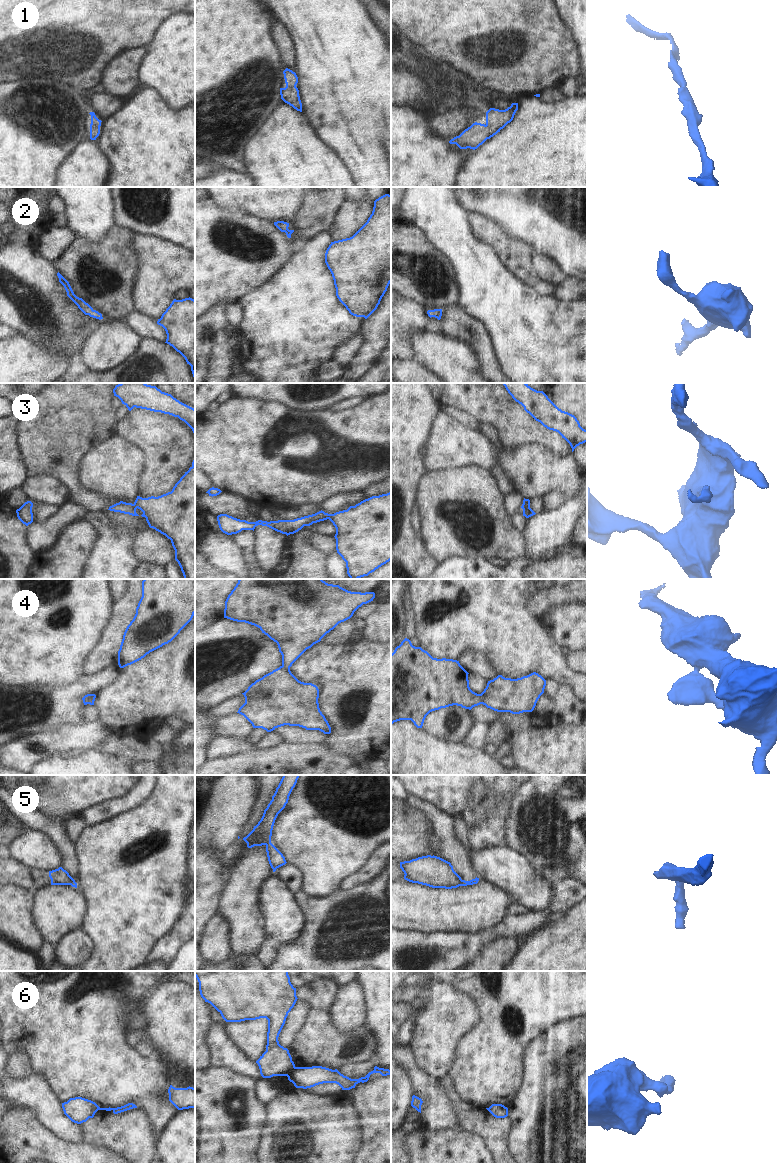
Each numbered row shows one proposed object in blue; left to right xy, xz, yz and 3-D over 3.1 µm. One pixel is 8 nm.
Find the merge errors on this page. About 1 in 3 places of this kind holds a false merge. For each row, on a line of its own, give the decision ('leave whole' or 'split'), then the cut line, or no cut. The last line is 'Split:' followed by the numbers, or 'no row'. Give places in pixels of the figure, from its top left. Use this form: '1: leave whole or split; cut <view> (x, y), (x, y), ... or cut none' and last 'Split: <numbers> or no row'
1: leave whole; cut none
2: leave whole; cut none
3: split; cut yz (522, 505), (528, 510), (530, 516)
4: leave whole; cut none
5: split; cut yz (463, 880), (459, 885)
6: split; cut xz (296, 1067), (287, 1076)
Split: 3, 5, 6

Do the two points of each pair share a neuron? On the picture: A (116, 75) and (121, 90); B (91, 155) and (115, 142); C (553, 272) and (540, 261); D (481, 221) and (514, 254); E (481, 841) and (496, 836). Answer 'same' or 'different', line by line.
A: same
B: different
C: same
D: same
E: same

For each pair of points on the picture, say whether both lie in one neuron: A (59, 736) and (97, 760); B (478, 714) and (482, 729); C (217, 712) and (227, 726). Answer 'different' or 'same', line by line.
A: different
B: different
C: different

